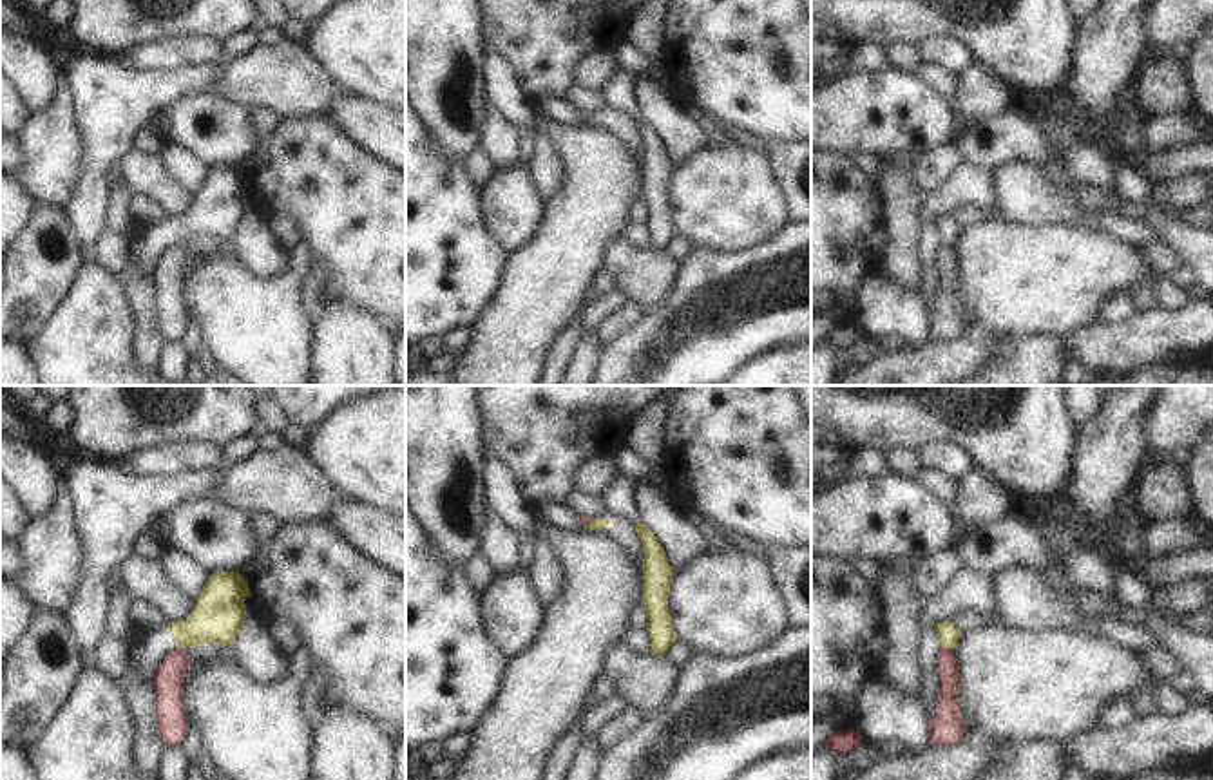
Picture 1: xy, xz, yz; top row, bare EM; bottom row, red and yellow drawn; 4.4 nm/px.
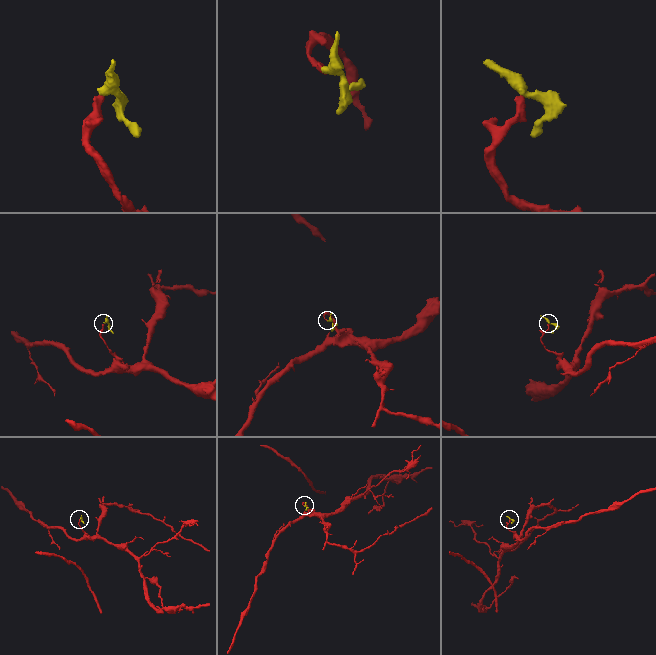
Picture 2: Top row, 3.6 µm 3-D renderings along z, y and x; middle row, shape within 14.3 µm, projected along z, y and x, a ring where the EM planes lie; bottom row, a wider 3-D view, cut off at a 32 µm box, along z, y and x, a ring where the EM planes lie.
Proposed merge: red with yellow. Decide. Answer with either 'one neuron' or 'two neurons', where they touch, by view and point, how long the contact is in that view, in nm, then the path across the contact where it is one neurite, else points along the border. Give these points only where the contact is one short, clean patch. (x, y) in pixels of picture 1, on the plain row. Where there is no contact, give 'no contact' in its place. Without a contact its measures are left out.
two neurons; meets red in yz at (947, 243); contact 60 nm long; border along yz (942, 241), (953, 245)

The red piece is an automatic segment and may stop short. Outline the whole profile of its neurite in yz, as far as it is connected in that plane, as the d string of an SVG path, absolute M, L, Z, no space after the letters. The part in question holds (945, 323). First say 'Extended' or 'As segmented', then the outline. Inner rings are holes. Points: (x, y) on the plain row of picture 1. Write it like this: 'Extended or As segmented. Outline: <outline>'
As segmented. Outline: M941 243L938 252L940 268L940 291L934 311L929 315L932 340L963 340L963 309L960 306L958 288L960 279L960 257L956 246Z

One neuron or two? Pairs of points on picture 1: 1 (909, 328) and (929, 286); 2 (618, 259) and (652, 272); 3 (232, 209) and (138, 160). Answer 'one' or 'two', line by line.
1: two
2: one
3: two

